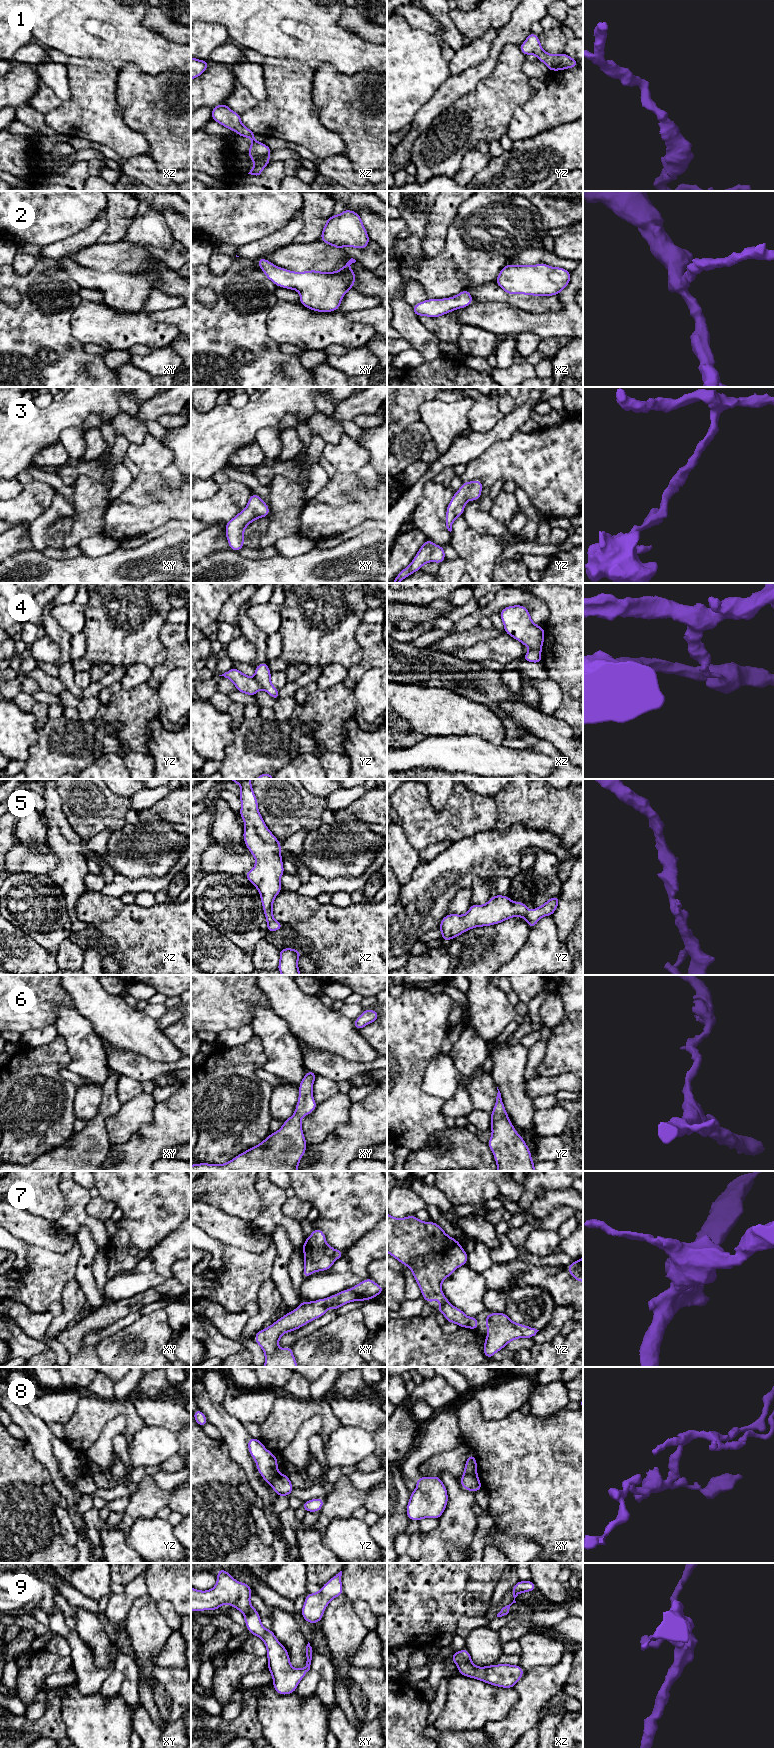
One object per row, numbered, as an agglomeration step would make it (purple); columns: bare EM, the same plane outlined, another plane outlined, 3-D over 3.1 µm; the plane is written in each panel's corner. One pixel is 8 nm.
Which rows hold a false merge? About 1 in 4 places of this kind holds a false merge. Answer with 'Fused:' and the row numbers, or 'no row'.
Fused: 4, 8

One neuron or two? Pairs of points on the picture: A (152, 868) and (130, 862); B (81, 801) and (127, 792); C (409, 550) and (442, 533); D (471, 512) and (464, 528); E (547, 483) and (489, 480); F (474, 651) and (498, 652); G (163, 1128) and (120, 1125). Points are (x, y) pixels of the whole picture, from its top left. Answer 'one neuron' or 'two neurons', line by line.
A: one neuron
B: two neurons
C: two neurons
D: two neurons
E: one neuron
F: one neuron
G: two neurons

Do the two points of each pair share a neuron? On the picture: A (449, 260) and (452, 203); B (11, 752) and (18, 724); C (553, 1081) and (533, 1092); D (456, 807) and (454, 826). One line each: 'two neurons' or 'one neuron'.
A: two neurons
B: one neuron
C: one neuron
D: one neuron

